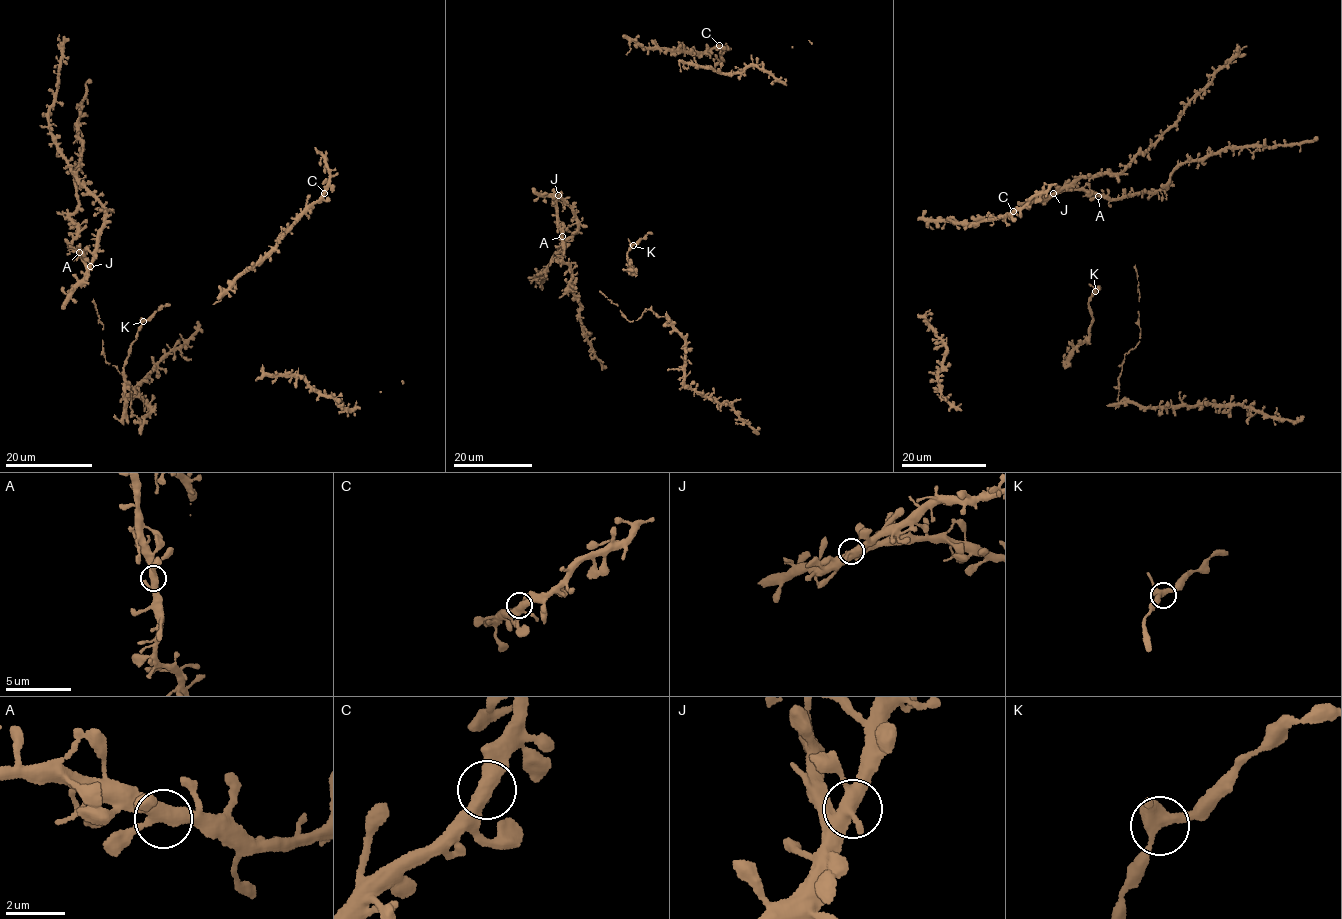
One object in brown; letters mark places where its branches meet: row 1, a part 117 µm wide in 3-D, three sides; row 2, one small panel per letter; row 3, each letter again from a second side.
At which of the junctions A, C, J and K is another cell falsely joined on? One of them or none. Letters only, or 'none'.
none

